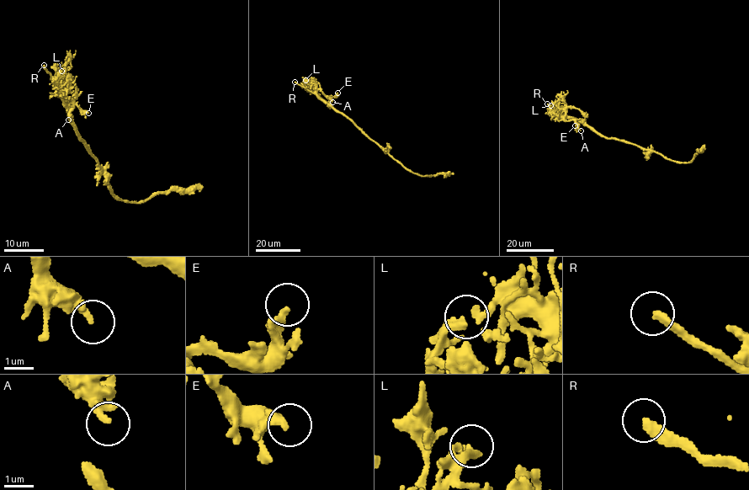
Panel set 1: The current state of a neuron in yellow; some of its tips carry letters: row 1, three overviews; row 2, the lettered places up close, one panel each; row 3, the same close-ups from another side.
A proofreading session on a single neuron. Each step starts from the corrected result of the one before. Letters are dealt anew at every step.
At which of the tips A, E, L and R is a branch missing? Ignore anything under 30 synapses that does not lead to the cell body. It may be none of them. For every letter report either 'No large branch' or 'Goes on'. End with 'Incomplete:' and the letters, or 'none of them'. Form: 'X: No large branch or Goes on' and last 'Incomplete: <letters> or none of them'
A: No large branch
E: No large branch
L: No large branch
R: Goes on
Incomplete: R

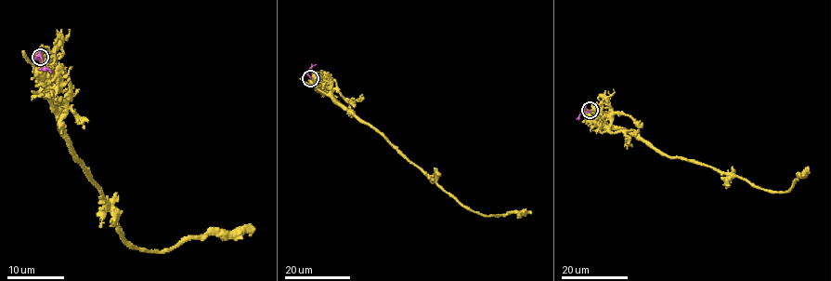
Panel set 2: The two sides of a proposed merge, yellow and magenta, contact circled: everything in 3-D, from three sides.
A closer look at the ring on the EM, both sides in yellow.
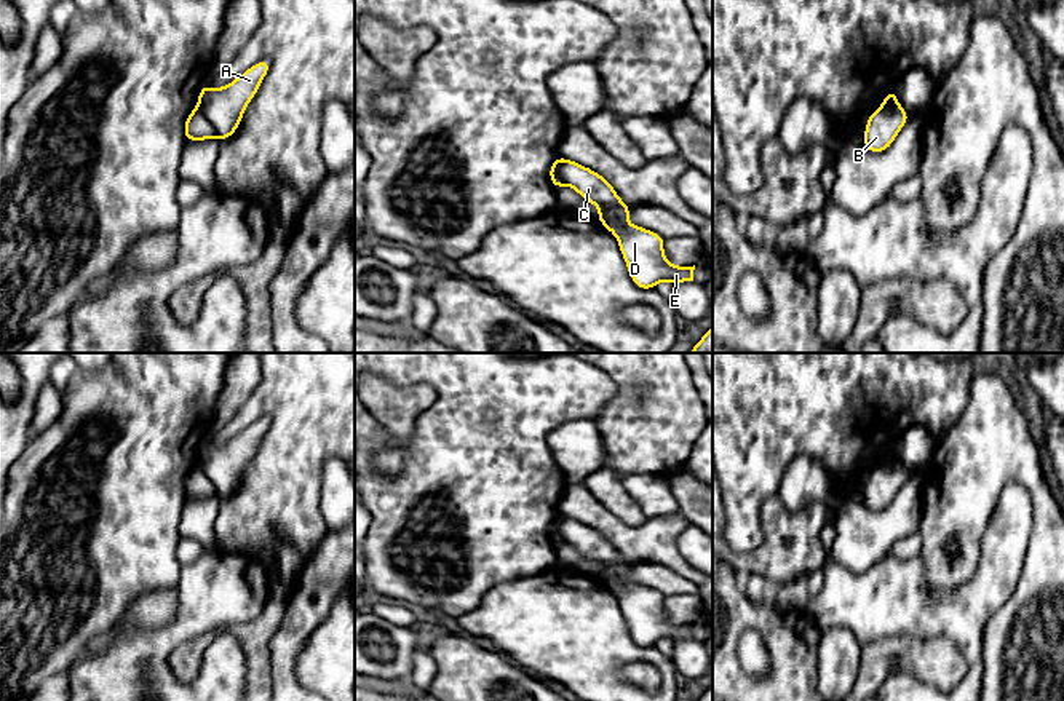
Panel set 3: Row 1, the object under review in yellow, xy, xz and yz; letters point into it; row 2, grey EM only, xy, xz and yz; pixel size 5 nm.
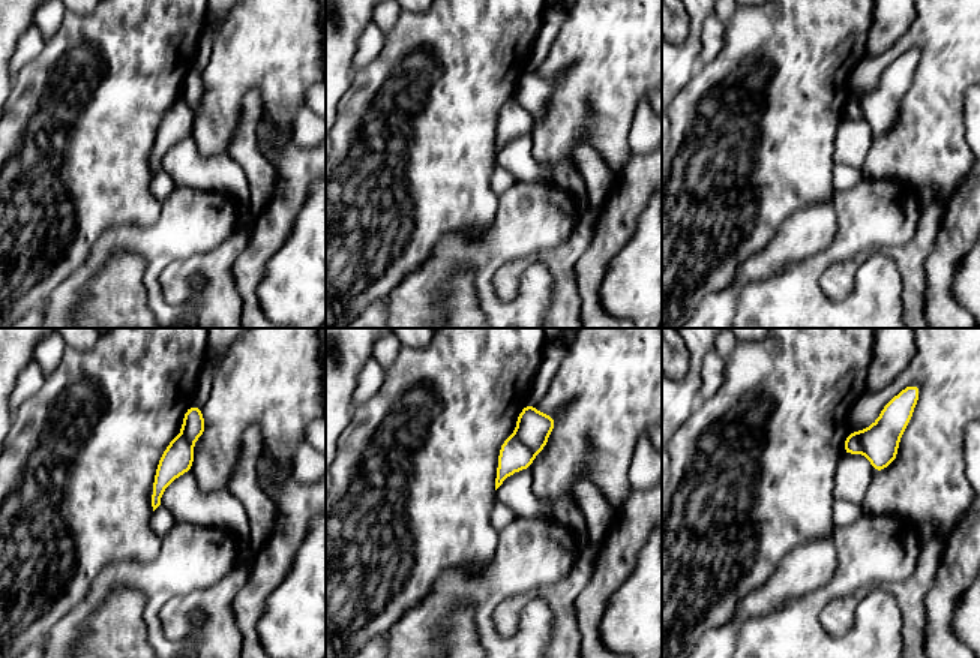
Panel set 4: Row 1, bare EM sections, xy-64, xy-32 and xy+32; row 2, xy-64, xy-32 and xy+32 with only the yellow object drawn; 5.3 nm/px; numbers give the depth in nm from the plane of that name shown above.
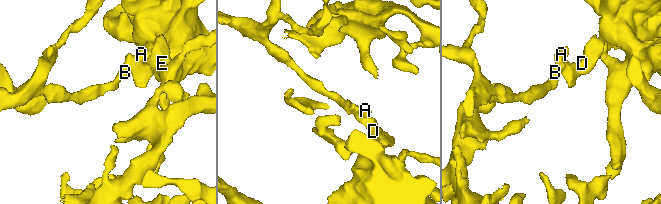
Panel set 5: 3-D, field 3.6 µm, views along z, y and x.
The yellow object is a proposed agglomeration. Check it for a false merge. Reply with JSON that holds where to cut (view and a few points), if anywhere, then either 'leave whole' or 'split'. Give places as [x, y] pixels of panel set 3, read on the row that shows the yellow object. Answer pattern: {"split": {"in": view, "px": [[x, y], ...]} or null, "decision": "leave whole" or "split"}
{"split": {"in": "xy", "px": [[198, 104], [218, 136]]}, "decision": "split"}

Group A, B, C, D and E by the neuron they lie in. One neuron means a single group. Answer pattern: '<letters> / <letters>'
A C D E / B

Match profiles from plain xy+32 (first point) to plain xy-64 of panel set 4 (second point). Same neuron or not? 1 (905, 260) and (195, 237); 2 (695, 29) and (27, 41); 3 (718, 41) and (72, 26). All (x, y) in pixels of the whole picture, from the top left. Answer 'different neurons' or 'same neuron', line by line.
1: different neurons
2: different neurons
3: different neurons

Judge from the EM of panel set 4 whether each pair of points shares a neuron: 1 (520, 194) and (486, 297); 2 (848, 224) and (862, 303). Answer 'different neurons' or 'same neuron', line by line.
1: same neuron
2: same neuron

